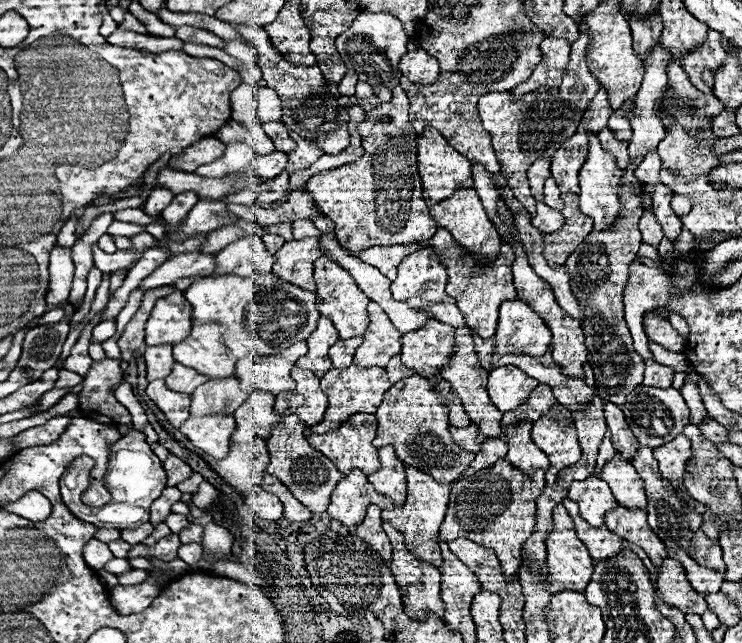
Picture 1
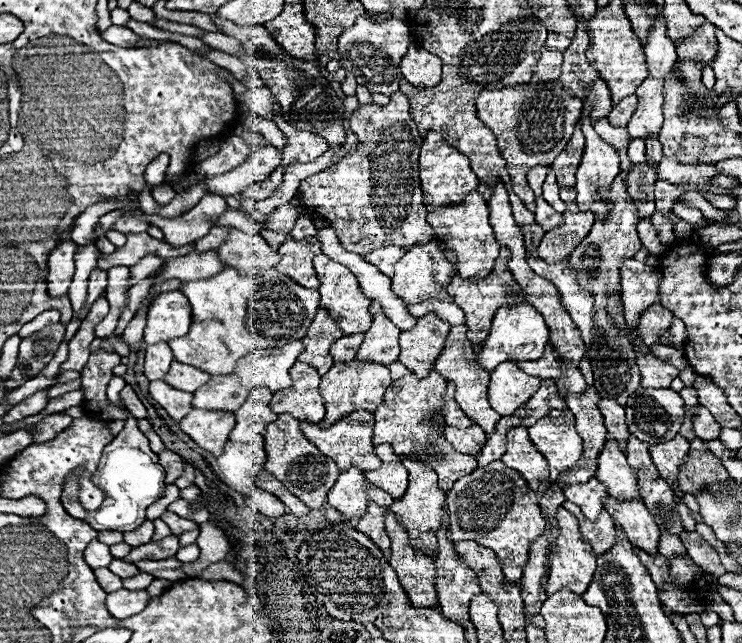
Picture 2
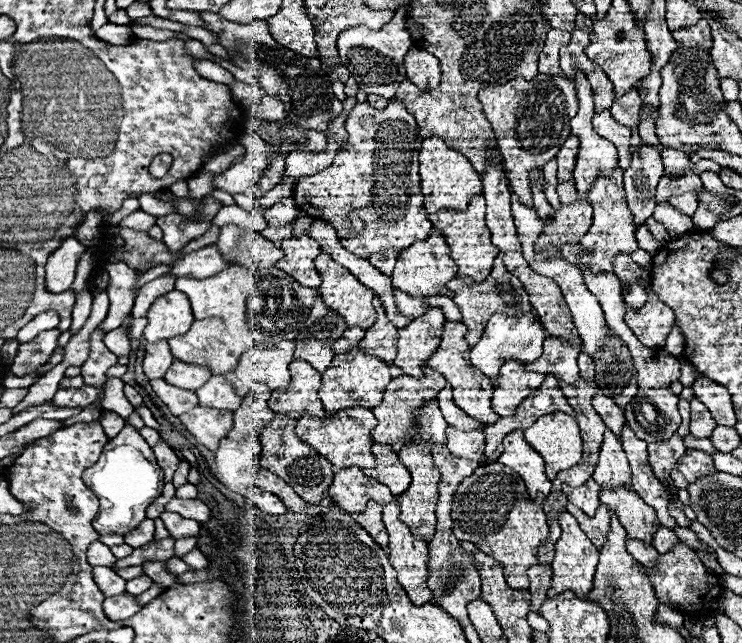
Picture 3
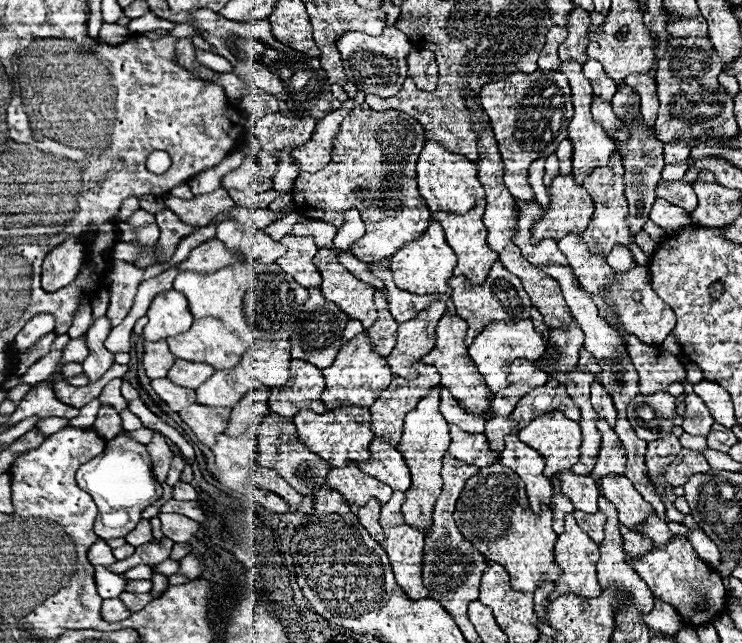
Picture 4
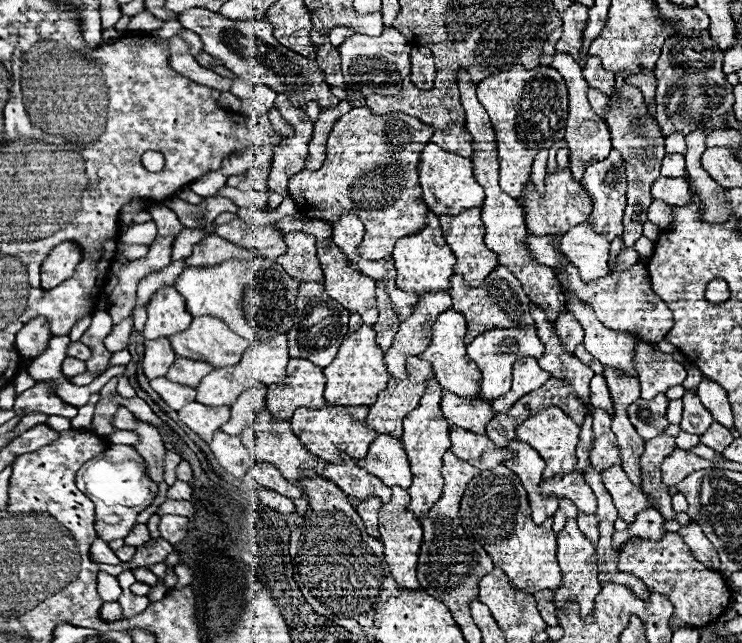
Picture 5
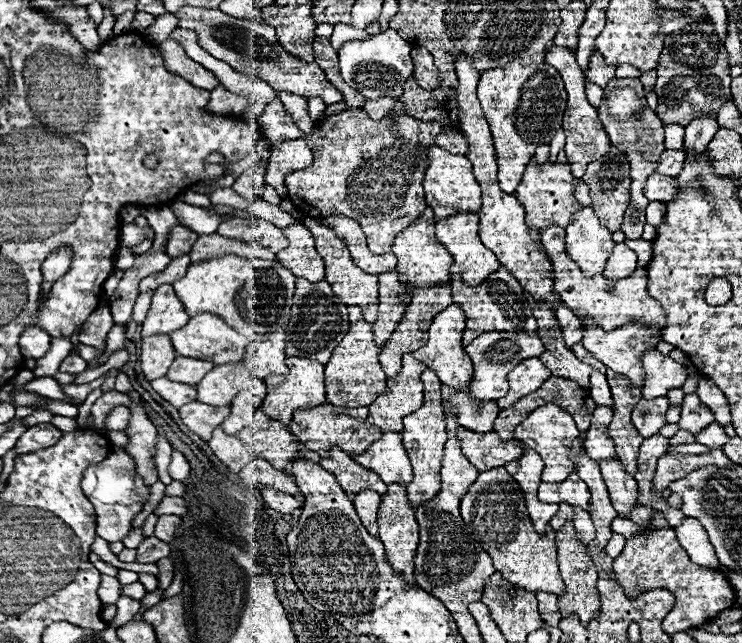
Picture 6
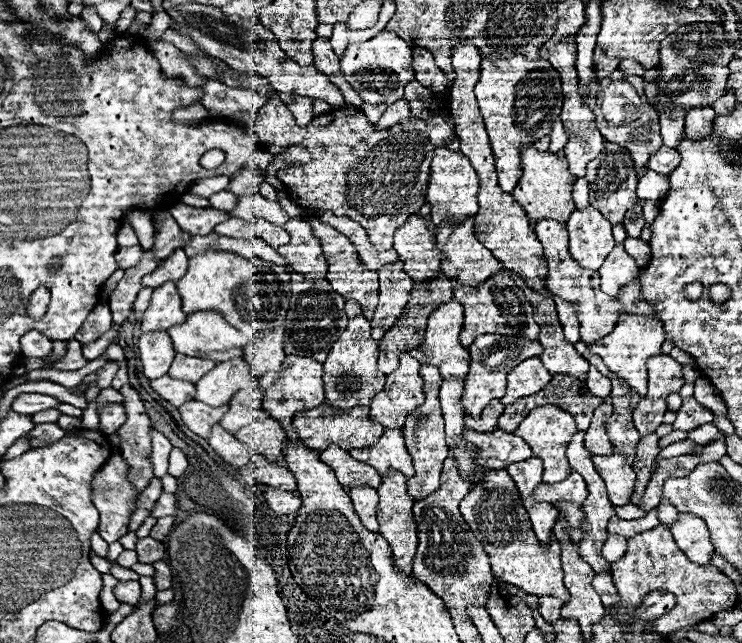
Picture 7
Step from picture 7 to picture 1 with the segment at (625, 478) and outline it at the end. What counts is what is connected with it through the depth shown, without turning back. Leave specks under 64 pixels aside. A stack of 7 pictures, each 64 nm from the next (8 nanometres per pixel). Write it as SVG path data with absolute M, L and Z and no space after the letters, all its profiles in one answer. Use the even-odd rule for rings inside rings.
M618 506L616 510L612 510L610 514L604 516L604 522L606 522L608 530L612 530L620 538L640 546L656 566L662 566L662 560L668 558L664 544L650 530L650 526L646 522L646 512L628 510L628 508Z

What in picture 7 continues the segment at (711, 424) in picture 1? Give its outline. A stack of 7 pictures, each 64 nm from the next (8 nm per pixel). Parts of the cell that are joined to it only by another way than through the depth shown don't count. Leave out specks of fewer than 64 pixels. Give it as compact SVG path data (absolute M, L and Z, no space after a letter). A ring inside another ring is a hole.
M694 396L686 398L682 402L682 408L678 410L678 416L676 416L676 422L672 424L674 430L684 430L684 432L690 432L702 424L708 424L714 420L714 414L704 408Z

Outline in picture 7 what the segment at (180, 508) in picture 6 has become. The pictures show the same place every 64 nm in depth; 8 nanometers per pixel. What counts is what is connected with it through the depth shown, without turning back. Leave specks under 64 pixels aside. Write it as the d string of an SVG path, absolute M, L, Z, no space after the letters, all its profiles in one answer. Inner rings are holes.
M162 492L162 496L156 502L156 508L152 510L154 518L162 518L162 516L174 516L178 512L178 502L174 494L166 494Z

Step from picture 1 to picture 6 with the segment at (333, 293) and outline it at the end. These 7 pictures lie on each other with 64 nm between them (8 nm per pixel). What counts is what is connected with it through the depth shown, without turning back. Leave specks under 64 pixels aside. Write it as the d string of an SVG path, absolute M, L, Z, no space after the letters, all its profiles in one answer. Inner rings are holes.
M306 218L302 220L302 224L312 232L312 236L316 238L316 250L318 254L324 258L324 268L326 268L326 282L332 286L332 292L346 304L346 306L358 306L362 312L362 318L366 322L374 322L376 314L378 314L378 276L374 274L366 274L362 272L358 266L354 266L350 252L346 248L346 244L334 234L332 228L320 224L316 218Z

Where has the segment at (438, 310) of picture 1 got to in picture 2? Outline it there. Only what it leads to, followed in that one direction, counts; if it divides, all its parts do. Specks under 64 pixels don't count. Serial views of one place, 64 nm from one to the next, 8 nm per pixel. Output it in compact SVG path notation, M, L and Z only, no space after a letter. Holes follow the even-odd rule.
M428 300L428 302L420 302L414 306L408 306L410 314L414 316L422 316L422 314L438 314L438 318L442 318L444 322L452 324L452 326L460 326L464 324L464 314L462 310L454 304L454 302L440 302L440 300Z

